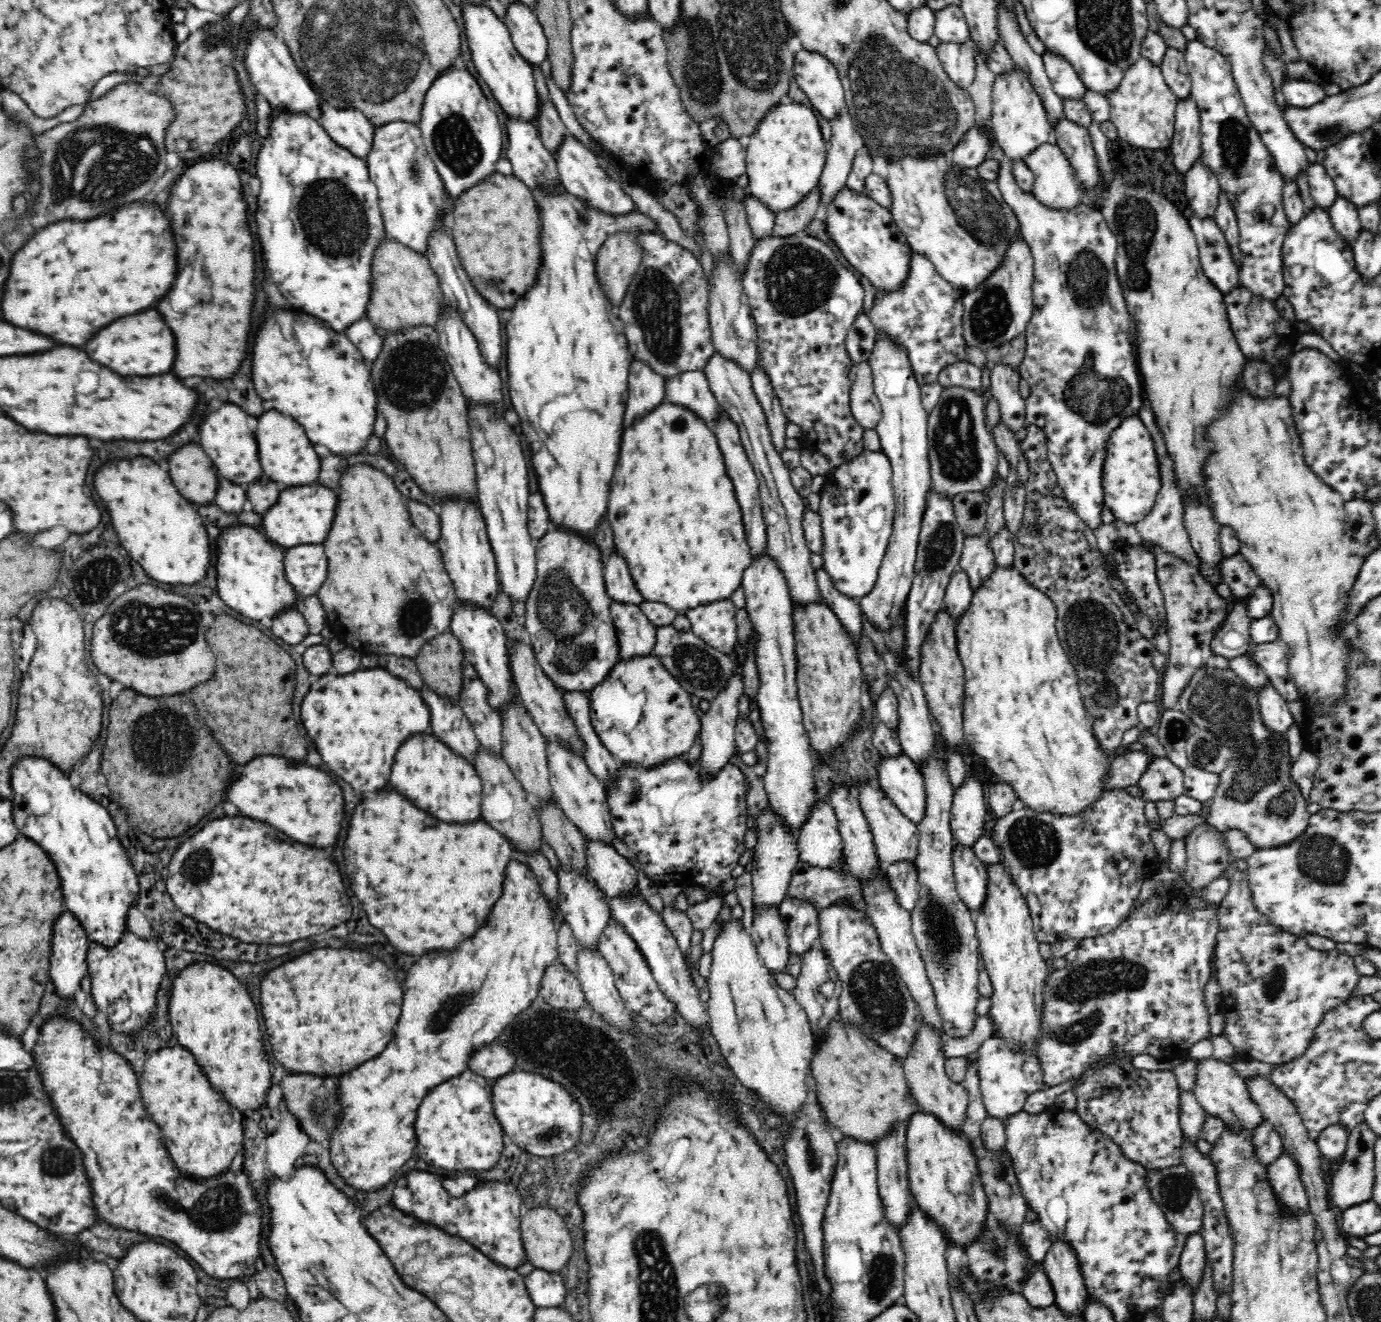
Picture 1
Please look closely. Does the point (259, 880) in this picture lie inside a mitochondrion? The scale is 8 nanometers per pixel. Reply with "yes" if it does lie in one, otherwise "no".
no

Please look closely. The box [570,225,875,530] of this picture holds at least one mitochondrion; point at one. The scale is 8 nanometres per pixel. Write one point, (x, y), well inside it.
(797, 277)

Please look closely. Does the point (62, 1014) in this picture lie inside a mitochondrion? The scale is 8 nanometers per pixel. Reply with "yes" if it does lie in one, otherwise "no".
no

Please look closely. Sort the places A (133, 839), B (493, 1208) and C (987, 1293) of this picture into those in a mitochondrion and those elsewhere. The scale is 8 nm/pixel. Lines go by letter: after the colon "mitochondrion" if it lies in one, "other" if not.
A: other
B: other
C: other

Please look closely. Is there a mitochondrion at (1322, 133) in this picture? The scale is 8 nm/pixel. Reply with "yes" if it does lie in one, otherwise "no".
yes

